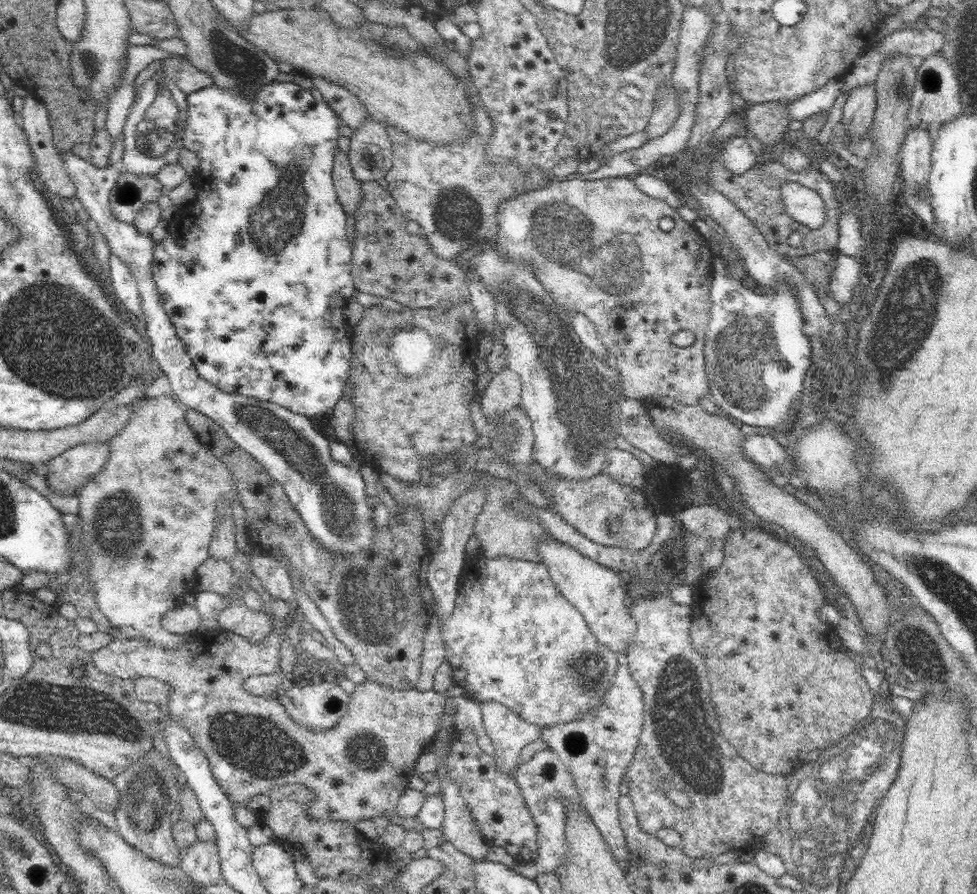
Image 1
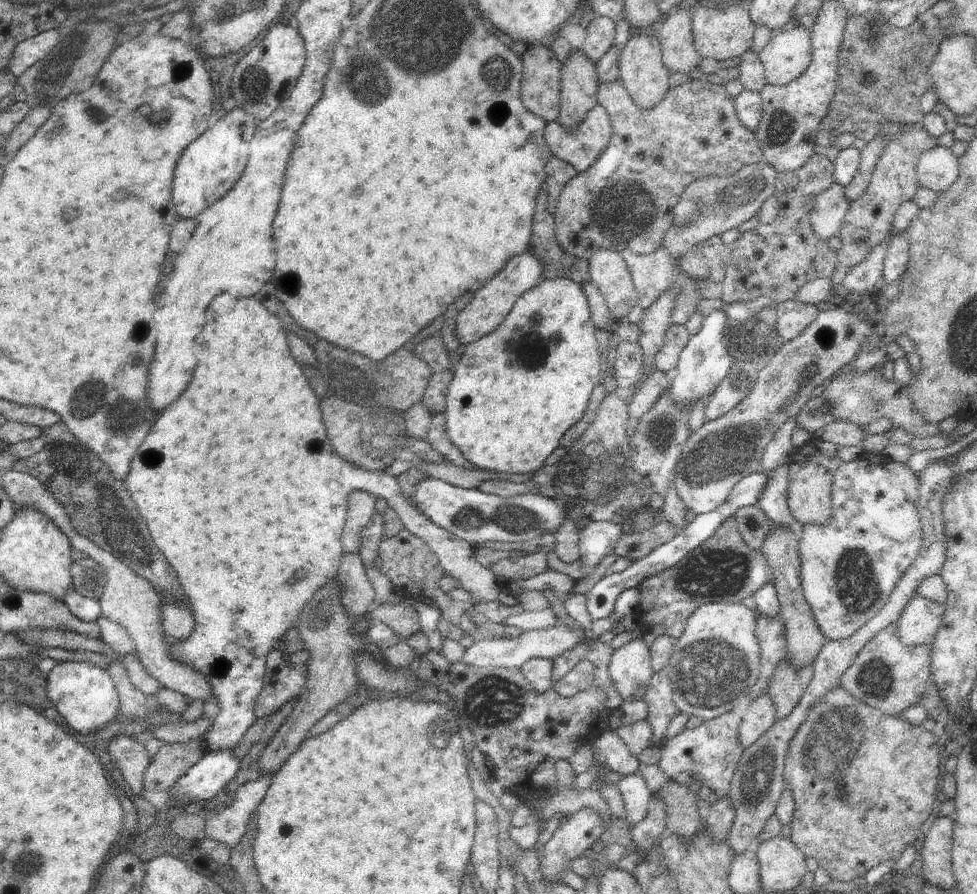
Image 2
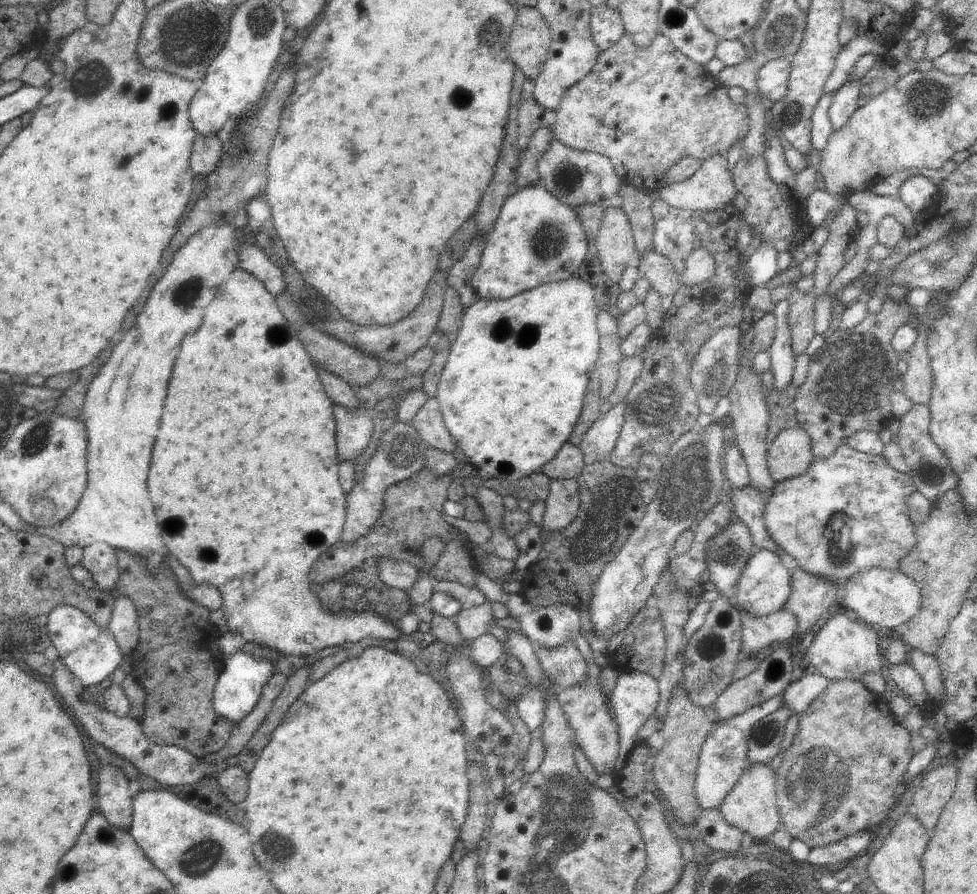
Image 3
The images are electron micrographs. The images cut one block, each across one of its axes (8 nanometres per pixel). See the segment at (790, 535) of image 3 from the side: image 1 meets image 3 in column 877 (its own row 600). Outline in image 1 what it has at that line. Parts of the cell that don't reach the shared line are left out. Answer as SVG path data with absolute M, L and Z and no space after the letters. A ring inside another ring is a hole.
M470 556L466 560L466 566L460 574L460 582L458 582L458 598L456 598L456 608L452 612L452 616L448 616L442 622L442 636L446 642L446 652L448 652L448 664L454 670L454 684L458 684L464 690L464 696L468 700L474 702L490 702L496 700L504 706L508 706L510 710L514 710L522 720L538 724L540 728L550 728L558 722L572 722L582 714L588 714L592 708L596 708L606 690L610 688L610 682L614 680L614 672L618 666L618 656L614 652L610 652L608 648L602 648L594 636L590 634L584 618L580 616L580 612L570 604L570 600L566 600L566 596L562 596L562 592L556 588L548 566L542 564L534 564L528 560L512 560L512 558L484 558L484 556Z

